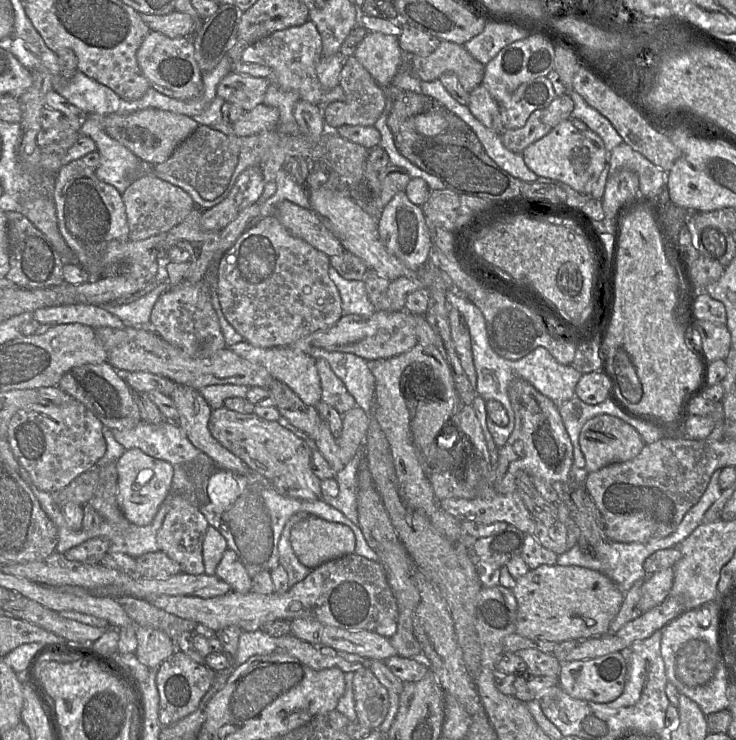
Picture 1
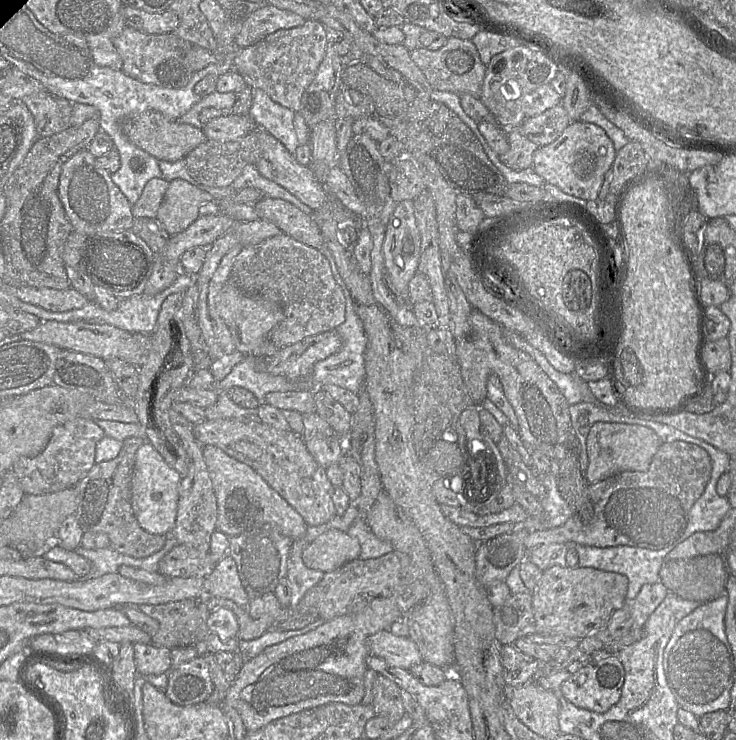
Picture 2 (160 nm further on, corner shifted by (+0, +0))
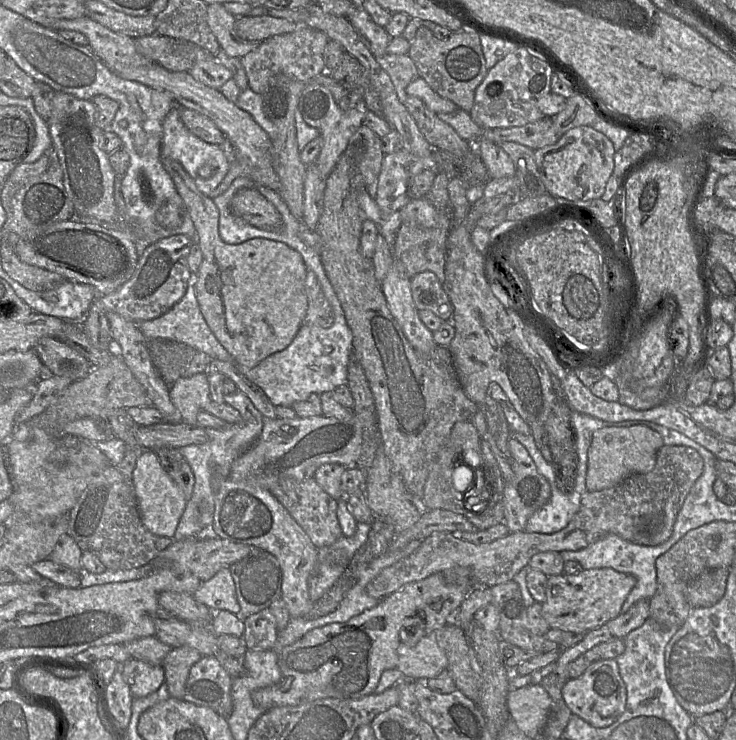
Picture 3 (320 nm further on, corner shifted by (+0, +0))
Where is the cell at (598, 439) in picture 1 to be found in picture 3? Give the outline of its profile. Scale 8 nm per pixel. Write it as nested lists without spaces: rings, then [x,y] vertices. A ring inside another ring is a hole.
[[[644,425],[603,427],[596,430],[587,454],[585,485],[589,492],[614,487],[633,474],[646,474],[654,468],[659,449],[664,445],[662,436]]]

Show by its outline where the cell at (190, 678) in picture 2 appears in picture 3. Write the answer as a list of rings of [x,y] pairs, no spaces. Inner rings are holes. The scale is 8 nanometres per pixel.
[[[202,656],[190,669],[183,700],[198,706],[209,707],[220,716],[229,718],[233,711],[231,686],[232,678],[223,667],[222,657]]]

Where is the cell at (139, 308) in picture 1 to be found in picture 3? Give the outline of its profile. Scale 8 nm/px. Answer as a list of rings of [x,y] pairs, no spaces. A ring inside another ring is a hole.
[[[192,276],[189,280],[184,296],[169,311],[157,318],[140,322],[137,325],[145,339],[148,341],[171,340],[184,343],[193,347],[197,351],[204,352],[212,359],[230,362],[232,361],[231,355],[215,337],[201,313],[200,306],[197,301],[194,281],[195,276]]]

